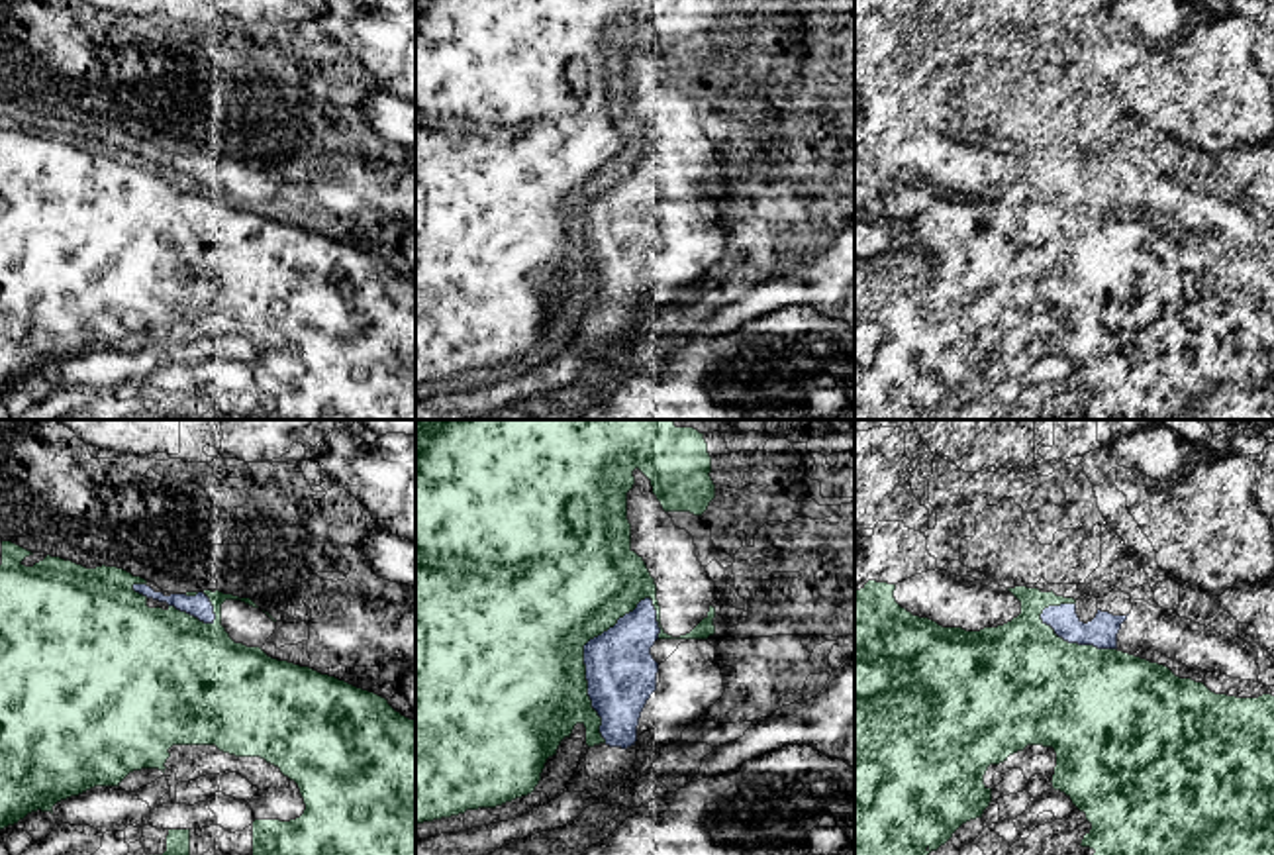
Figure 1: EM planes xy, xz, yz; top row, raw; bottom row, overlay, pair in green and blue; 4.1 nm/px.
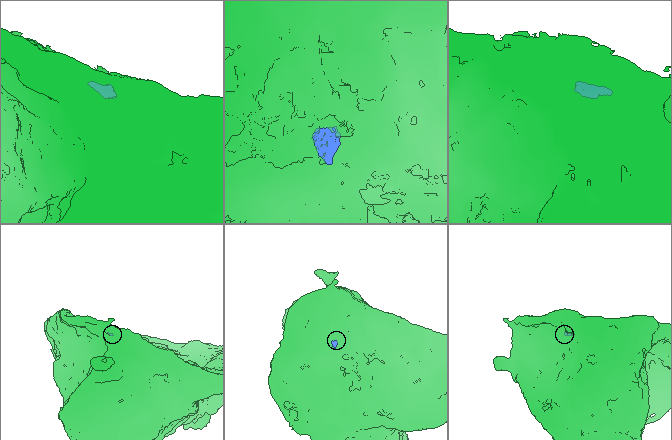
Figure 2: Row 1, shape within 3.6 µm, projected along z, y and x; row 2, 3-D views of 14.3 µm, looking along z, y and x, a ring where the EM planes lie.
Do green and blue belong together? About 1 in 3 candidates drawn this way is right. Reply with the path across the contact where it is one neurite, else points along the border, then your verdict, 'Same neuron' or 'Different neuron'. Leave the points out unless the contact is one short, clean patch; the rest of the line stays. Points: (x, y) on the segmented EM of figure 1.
Different neuron

